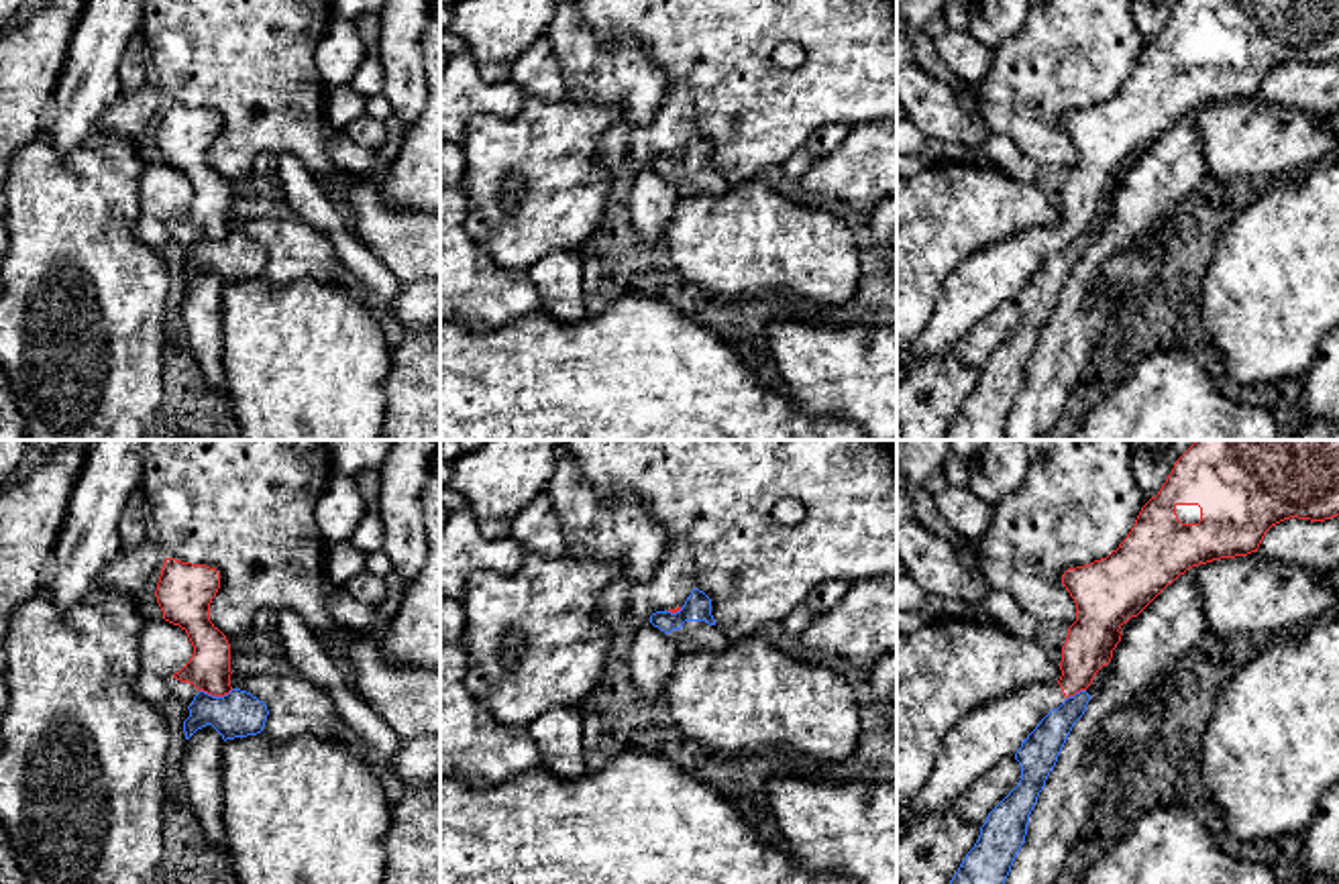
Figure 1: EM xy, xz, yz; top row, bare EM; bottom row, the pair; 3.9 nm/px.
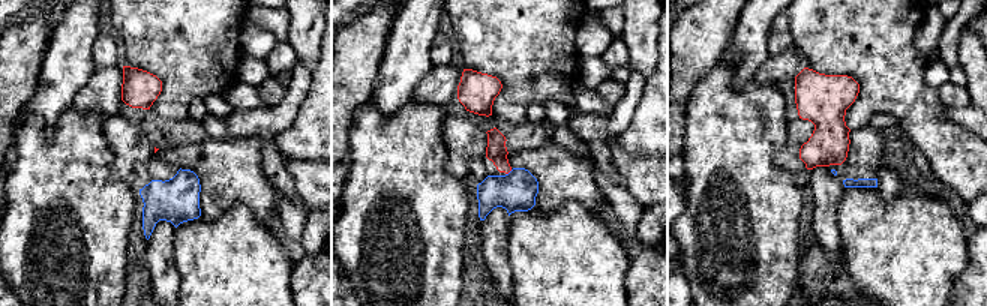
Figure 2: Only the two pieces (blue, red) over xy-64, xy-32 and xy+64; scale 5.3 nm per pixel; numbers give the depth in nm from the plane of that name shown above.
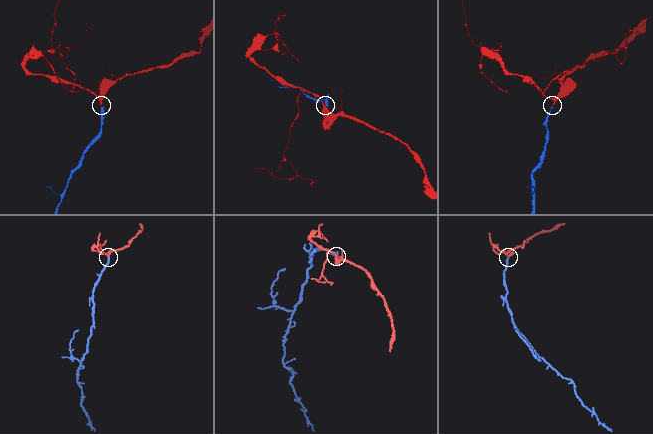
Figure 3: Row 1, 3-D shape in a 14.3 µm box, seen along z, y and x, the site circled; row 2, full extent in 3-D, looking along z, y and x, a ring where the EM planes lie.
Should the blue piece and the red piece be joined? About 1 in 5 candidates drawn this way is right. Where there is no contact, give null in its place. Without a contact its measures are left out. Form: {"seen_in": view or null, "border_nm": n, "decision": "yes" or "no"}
{"seen_in": "xy", "border_nm": 140, "decision": "no"}

